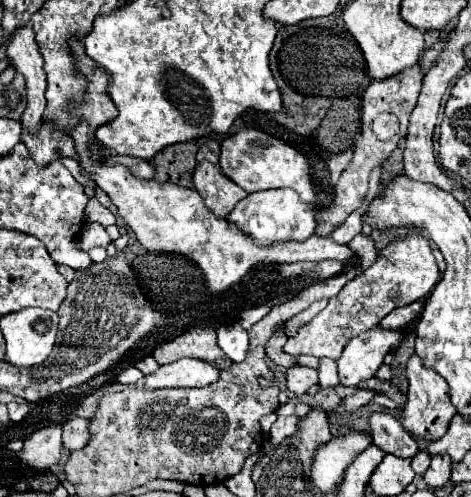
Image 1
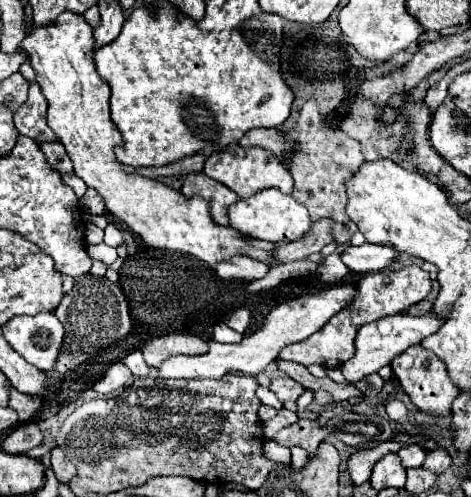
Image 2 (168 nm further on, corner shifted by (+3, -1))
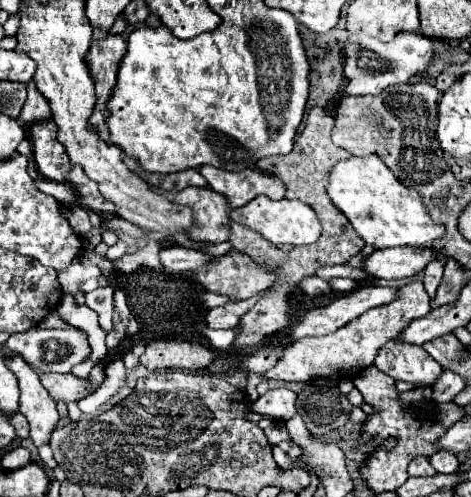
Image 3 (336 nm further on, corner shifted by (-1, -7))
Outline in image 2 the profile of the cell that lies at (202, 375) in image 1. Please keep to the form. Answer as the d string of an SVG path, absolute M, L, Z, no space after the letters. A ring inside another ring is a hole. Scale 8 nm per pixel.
M343 283L343 285L333 285L331 289L321 291L319 295L301 295L297 299L281 303L267 315L267 319L259 331L245 335L235 345L223 345L223 343L211 341L211 349L205 355L171 357L169 361L165 361L159 367L159 377L161 379L169 379L169 377L173 377L173 379L197 379L197 377L221 379L229 371L239 371L239 373L255 377L271 361L277 359L277 355L283 347L303 341L309 335L313 335L315 331L319 331L335 313L339 313L343 307L347 307L349 301L353 301L353 297L357 297L357 287L353 283Z

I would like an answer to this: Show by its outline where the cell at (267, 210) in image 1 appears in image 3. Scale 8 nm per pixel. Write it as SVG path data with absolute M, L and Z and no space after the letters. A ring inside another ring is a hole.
M265 195L255 197L251 203L247 203L241 209L233 209L231 211L231 219L235 223L241 223L243 227L249 227L257 233L261 233L269 243L273 245L307 245L317 241L317 237L321 235L321 225L315 217L315 211L297 199L281 199L281 201L273 201Z

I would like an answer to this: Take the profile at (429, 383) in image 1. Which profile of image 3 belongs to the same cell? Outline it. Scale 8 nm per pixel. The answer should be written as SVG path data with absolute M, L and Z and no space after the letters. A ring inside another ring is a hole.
M393 341L381 347L375 365L395 381L405 381L415 387L433 387L443 373L441 365L423 347Z

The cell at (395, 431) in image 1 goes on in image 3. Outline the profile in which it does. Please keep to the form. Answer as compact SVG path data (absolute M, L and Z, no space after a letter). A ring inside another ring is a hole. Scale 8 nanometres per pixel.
M421 455L421 457L413 459L413 461L409 463L409 475L411 475L411 477L425 477L425 475L435 475L435 469L431 467L431 463L429 463L429 457Z

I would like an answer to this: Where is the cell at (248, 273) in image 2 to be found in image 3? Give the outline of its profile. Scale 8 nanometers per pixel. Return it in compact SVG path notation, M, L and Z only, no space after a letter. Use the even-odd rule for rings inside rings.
M175 245L175 247L161 249L159 259L161 259L161 263L163 263L167 273L185 273L185 271L203 269L203 267L207 267L217 257L213 257L209 253L203 253L203 251L185 249L185 247Z

